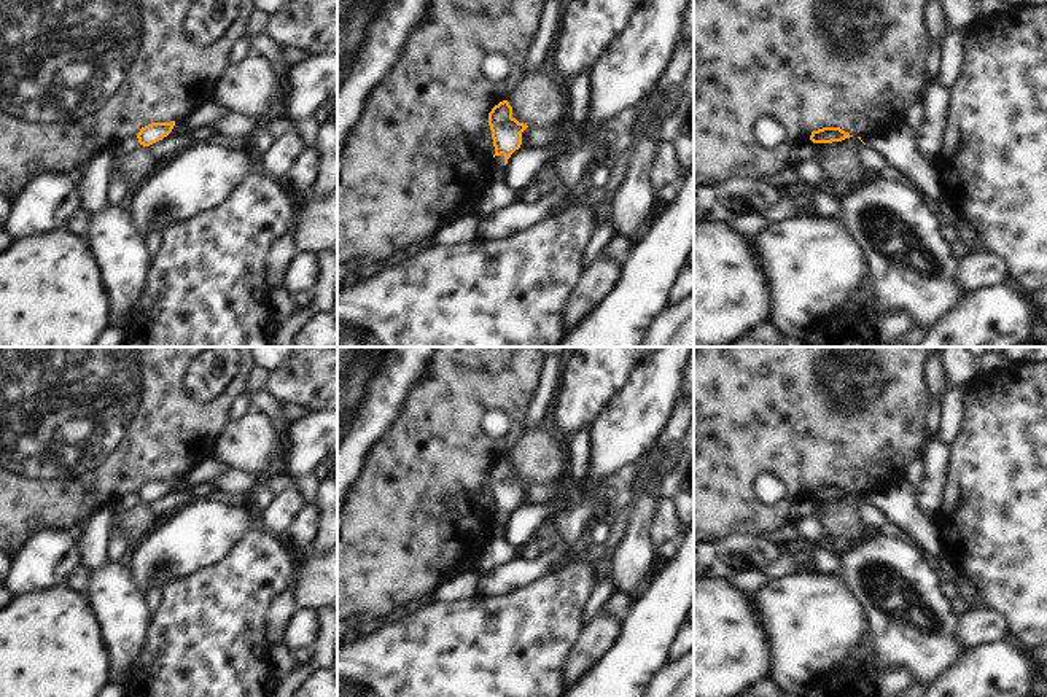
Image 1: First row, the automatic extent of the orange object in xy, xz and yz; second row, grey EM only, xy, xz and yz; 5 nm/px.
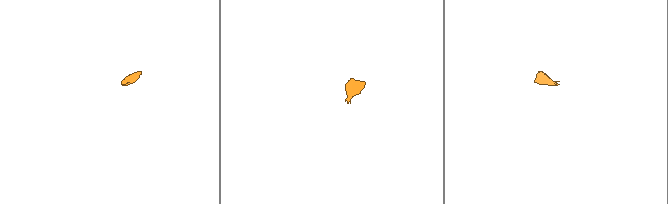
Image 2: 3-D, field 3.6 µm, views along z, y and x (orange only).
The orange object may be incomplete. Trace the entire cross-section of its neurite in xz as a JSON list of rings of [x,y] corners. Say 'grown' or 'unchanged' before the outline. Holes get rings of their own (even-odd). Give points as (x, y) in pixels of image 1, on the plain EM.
grown | [[[508,457],[500,458],[477,482],[479,503],[492,511],[488,538],[481,547],[474,570],[484,573],[498,563],[517,557],[517,547],[504,536],[504,524],[511,511],[522,501],[522,489],[528,482],[512,473],[512,463]]]

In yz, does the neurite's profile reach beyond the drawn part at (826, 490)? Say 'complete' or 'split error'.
split error

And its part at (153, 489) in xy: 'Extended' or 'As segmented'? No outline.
Extended.

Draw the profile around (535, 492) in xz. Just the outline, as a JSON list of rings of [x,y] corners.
[[[530,482],[522,489],[522,501],[520,503],[547,503],[549,490],[543,482]]]

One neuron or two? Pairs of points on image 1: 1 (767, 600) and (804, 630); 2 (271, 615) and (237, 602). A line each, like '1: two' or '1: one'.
1: one
2: two

